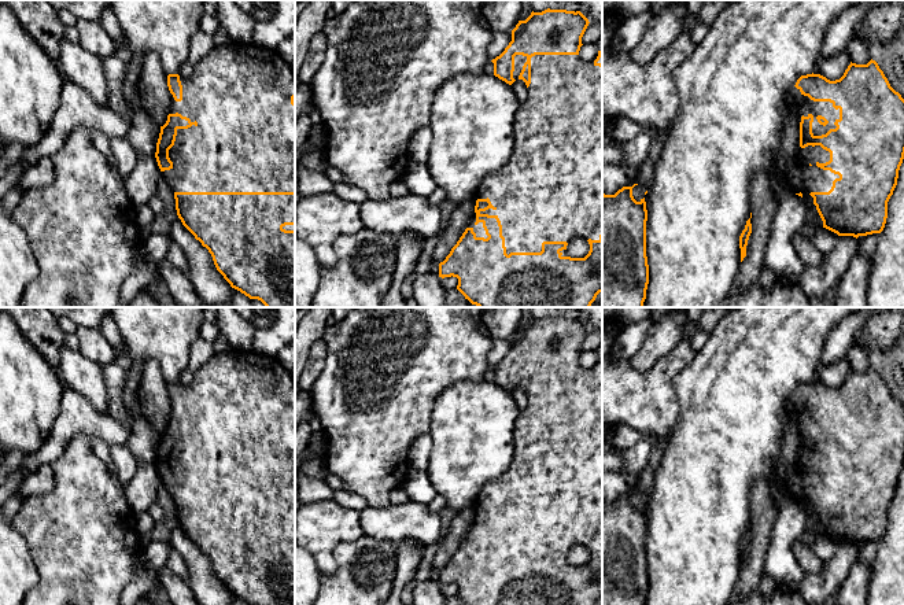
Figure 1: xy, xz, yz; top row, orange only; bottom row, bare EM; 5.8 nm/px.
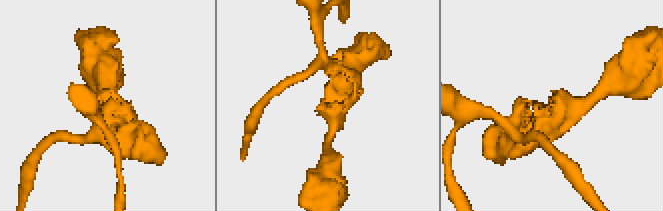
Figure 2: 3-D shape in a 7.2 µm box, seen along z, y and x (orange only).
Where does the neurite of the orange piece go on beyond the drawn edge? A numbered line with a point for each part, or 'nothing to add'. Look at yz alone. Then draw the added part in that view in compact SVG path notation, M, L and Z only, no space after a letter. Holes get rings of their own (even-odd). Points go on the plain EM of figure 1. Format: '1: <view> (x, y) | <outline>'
1: yz (792, 469) | M796 394L789 401L789 416L782 431L781 454L767 480L768 484L779 483L794 501L829 499L833 488L840 486L830 477L823 477L816 471L830 468L830 460L820 453L800 454L801 424L813 423L813 443L826 442L835 436L834 429L840 427L840 416L835 417L830 409L813 409L804 403Z

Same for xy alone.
1: xy (240, 402) | M248 348L246 351L215 353L204 365L193 372L191 385L180 384L182 392L182 407L176 409L170 401L169 421L181 421L193 431L188 436L177 436L174 453L169 457L169 465L173 469L170 477L162 479L171 499L295 499L295 414L291 412L291 403L295 401L295 380L291 372L278 361L277 357L261 355Z

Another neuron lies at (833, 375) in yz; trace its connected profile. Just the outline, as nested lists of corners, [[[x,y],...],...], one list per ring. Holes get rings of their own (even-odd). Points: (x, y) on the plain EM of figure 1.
[[[844,357],[831,364],[820,364],[813,381],[820,381],[830,388],[835,388],[844,383],[849,372],[851,372],[849,361],[846,357]]]

